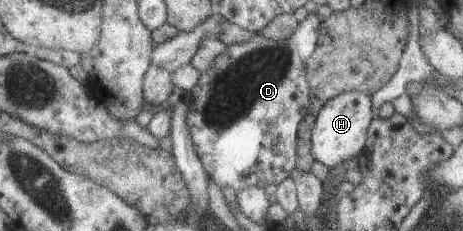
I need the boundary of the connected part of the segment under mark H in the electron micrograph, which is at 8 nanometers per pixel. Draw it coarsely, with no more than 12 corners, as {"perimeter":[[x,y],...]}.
{"perimeter":[[371,96],[326,100],[311,129],[311,154],[335,168],[364,149]]}

